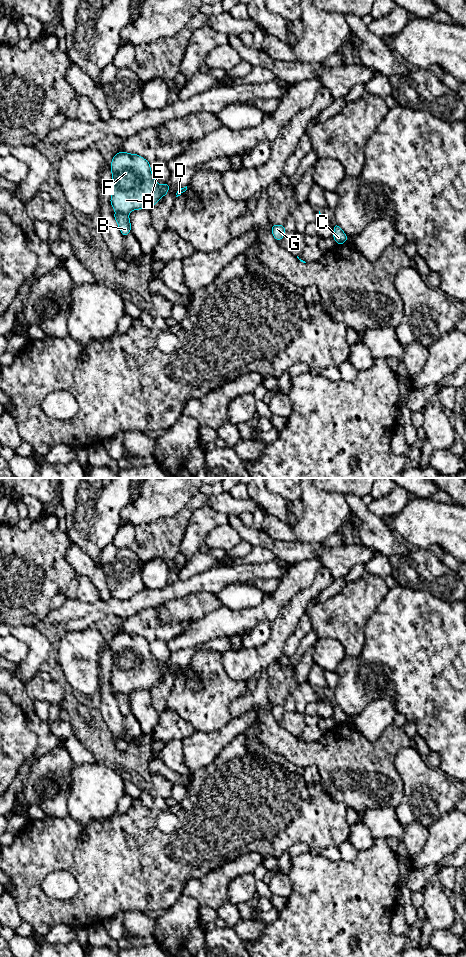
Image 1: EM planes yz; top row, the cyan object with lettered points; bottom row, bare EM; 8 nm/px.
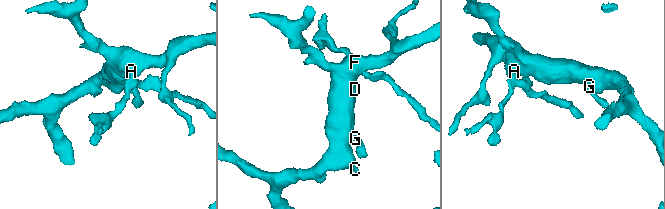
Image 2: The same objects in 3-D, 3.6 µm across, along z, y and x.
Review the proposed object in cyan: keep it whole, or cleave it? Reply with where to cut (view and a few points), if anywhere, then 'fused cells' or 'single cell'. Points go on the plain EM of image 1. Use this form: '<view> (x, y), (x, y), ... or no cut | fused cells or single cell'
yz (117, 692), (126, 693) | fused cells

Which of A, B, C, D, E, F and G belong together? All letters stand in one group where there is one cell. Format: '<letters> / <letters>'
A C D E F G / B

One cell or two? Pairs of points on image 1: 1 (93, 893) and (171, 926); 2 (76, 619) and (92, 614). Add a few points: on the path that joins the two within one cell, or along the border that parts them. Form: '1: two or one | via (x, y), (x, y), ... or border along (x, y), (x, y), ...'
1: two | border along (180, 895), (164, 912)
2: one | via (80, 615), (88, 614)

